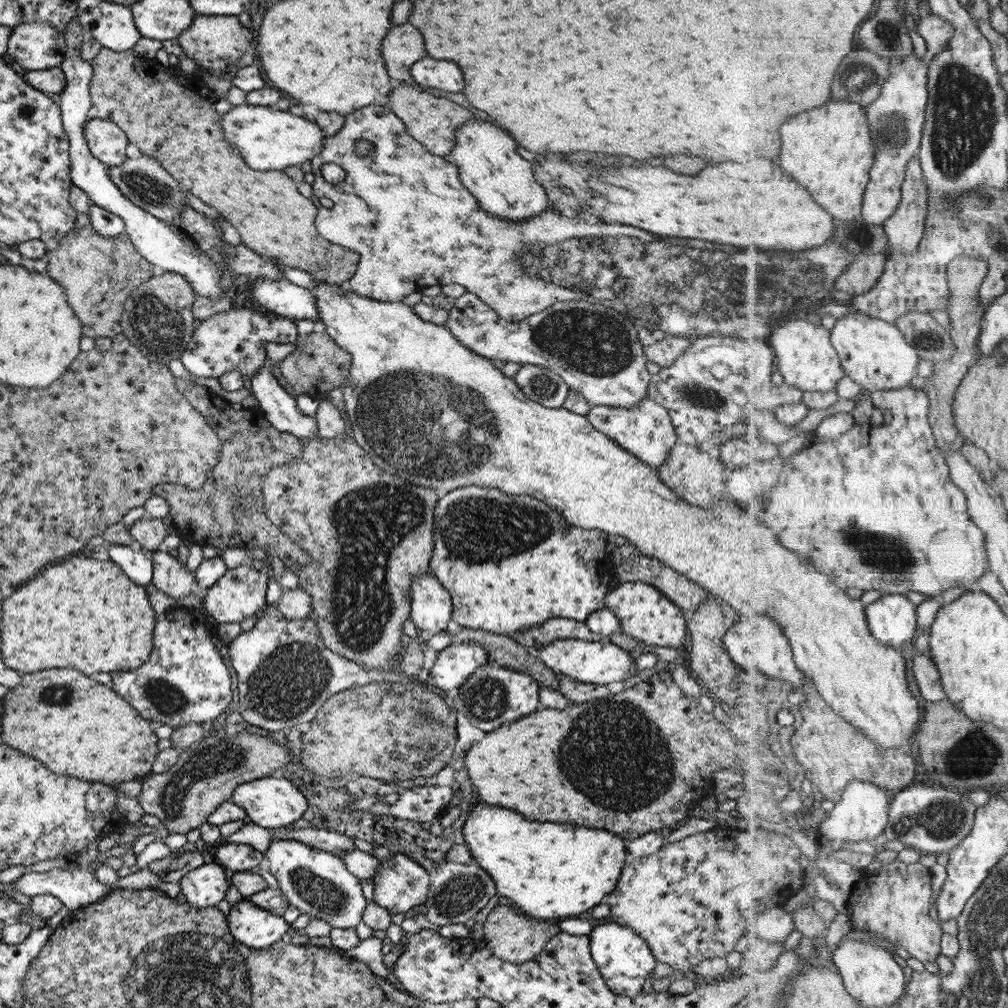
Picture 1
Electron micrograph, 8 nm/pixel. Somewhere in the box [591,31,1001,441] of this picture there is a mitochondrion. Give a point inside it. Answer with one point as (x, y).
(963, 119)

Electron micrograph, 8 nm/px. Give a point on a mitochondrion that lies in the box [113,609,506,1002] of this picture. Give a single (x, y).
(286, 684)

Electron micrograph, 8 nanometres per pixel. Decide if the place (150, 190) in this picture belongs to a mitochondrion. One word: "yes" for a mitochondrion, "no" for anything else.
yes

